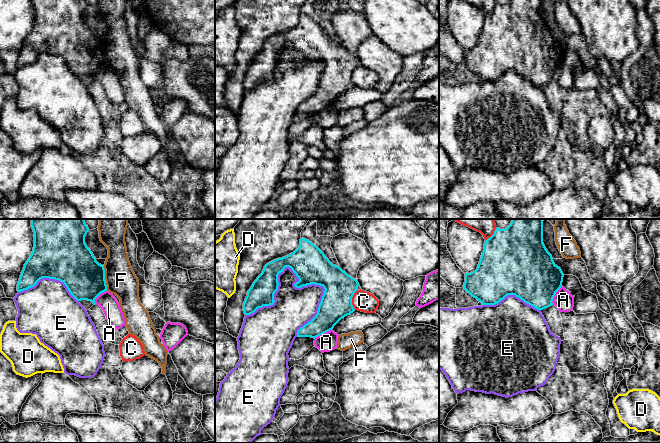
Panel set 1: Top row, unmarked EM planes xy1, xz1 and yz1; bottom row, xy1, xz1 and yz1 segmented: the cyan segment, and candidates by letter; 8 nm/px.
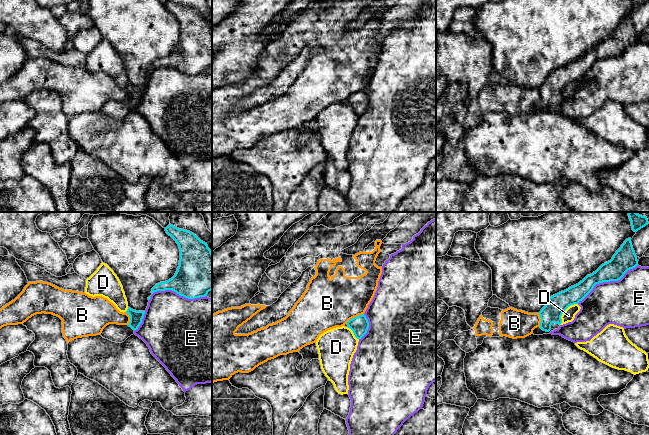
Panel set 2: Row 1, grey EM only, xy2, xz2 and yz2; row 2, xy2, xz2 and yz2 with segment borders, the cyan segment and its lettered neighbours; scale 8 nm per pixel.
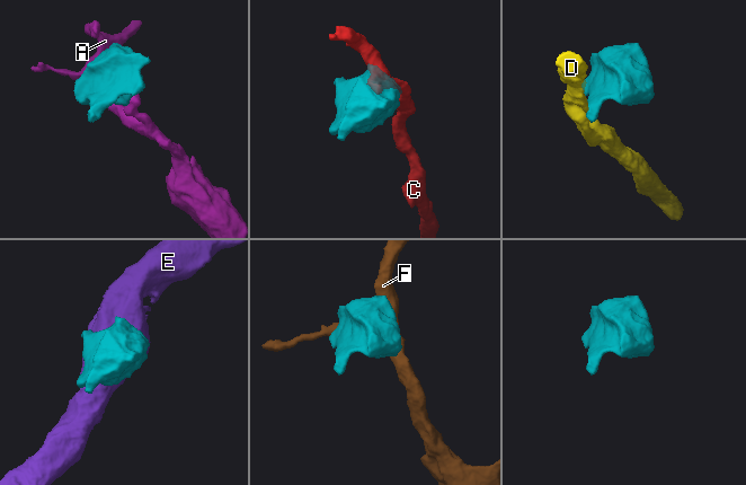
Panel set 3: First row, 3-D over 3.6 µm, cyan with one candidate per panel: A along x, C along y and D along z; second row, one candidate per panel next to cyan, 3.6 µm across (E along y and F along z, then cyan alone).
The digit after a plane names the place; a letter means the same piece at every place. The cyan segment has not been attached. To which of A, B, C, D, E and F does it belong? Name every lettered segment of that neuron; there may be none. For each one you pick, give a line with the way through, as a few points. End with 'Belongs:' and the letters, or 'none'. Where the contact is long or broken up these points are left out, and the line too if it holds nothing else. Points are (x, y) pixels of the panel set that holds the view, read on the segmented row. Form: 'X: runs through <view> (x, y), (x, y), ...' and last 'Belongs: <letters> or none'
Belongs: none

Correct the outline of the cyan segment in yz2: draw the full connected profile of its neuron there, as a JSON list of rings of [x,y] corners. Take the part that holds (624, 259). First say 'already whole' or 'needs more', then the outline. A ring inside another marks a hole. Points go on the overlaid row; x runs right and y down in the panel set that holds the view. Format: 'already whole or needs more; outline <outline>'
needs more; outline [[[631,238],[624,241],[612,259],[602,264],[595,272],[587,275],[578,284],[551,296],[539,312],[540,326],[533,330],[534,335],[550,334],[562,323],[563,312],[571,305],[578,304],[596,284],[620,280],[624,274],[638,266],[637,256]]]

